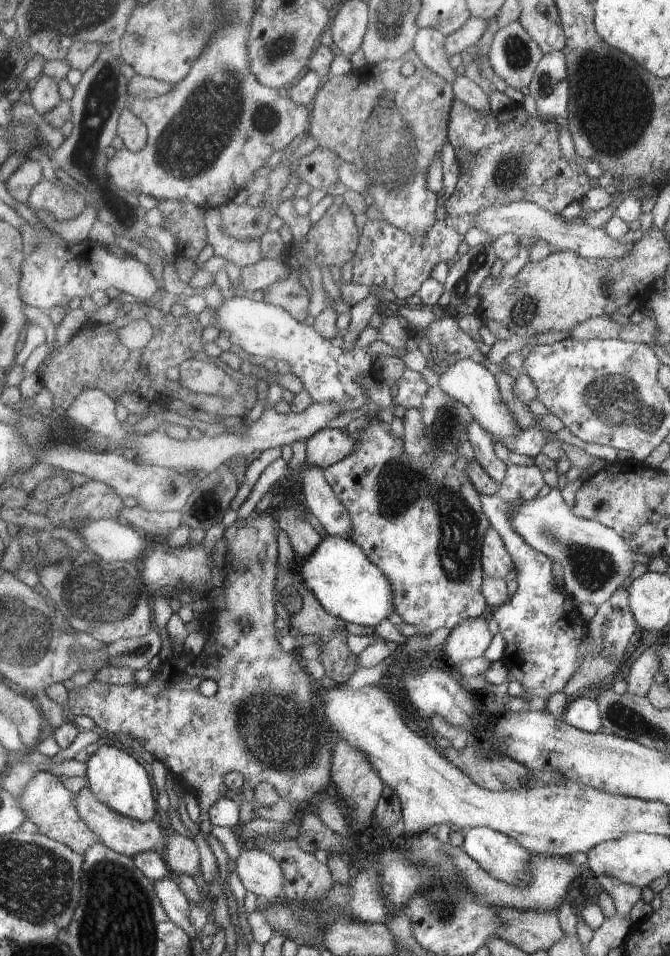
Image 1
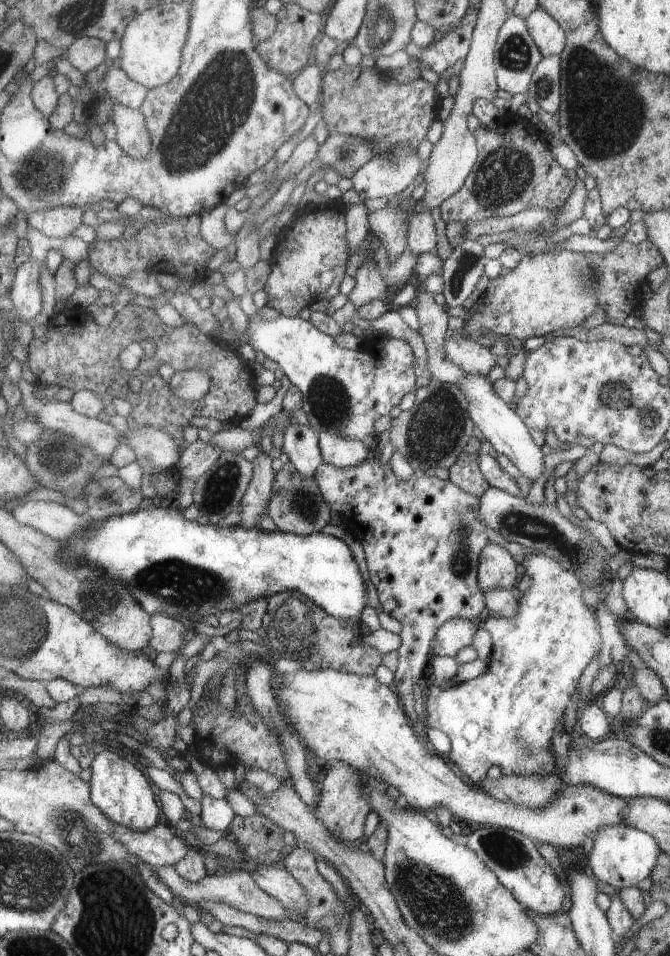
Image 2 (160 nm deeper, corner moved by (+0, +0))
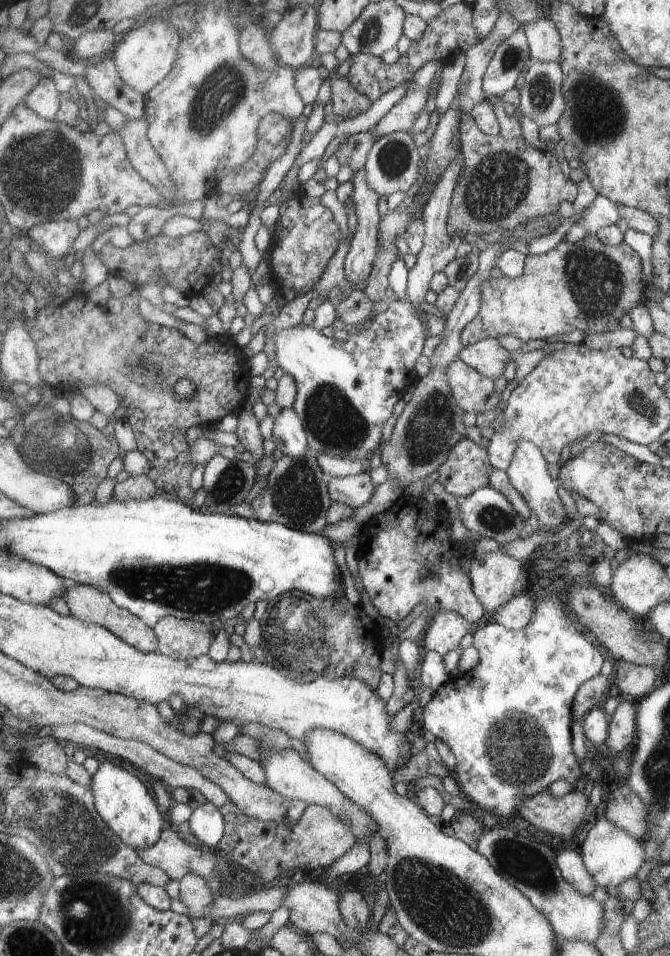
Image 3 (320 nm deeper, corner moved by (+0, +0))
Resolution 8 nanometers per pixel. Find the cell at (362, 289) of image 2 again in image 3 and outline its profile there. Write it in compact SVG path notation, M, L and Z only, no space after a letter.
M364 168L356 171L351 181L353 184L352 198L356 204L356 216L358 217L355 234L351 238L351 245L349 253L346 255L344 261L345 278L351 281L353 286L368 278L370 271L373 267L375 256L377 255L377 246L379 245L379 222L381 216L378 213L378 200L380 200L379 194L368 184L367 176Z

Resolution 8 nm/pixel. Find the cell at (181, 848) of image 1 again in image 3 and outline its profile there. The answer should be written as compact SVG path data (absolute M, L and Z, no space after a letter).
M196 875L182 877L179 884L179 899L188 908L190 918L202 918L214 907L214 894L206 879Z

